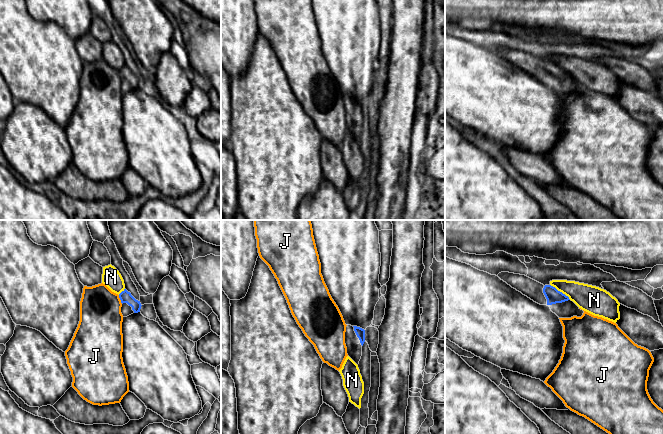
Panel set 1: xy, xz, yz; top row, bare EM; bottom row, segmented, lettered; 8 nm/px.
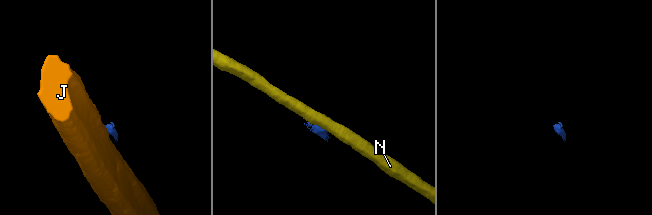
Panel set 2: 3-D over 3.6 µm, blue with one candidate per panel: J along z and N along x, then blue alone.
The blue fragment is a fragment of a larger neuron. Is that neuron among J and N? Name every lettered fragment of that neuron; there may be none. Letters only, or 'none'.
none

